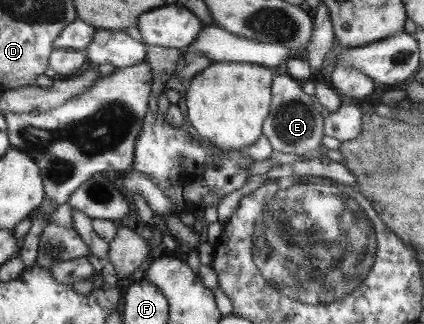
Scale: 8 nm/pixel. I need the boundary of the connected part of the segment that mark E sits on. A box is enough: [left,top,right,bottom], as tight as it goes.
[262,72,324,156]

